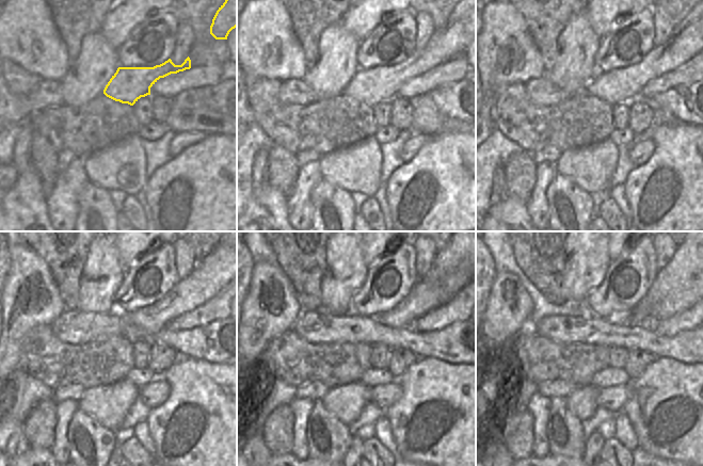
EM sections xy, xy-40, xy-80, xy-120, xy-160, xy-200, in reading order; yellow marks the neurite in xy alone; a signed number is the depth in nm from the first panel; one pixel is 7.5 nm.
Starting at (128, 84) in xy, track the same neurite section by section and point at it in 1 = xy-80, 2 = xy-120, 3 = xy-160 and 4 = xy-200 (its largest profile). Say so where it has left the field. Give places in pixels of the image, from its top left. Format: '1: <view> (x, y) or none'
1: xy-80 (621, 85)
2: xy-120 (213, 272)
3: xy-160 (426, 295)
4: xy-200 (626, 318)

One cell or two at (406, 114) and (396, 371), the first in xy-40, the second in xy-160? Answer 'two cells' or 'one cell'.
one cell

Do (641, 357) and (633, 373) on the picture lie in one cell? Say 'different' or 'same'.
same

